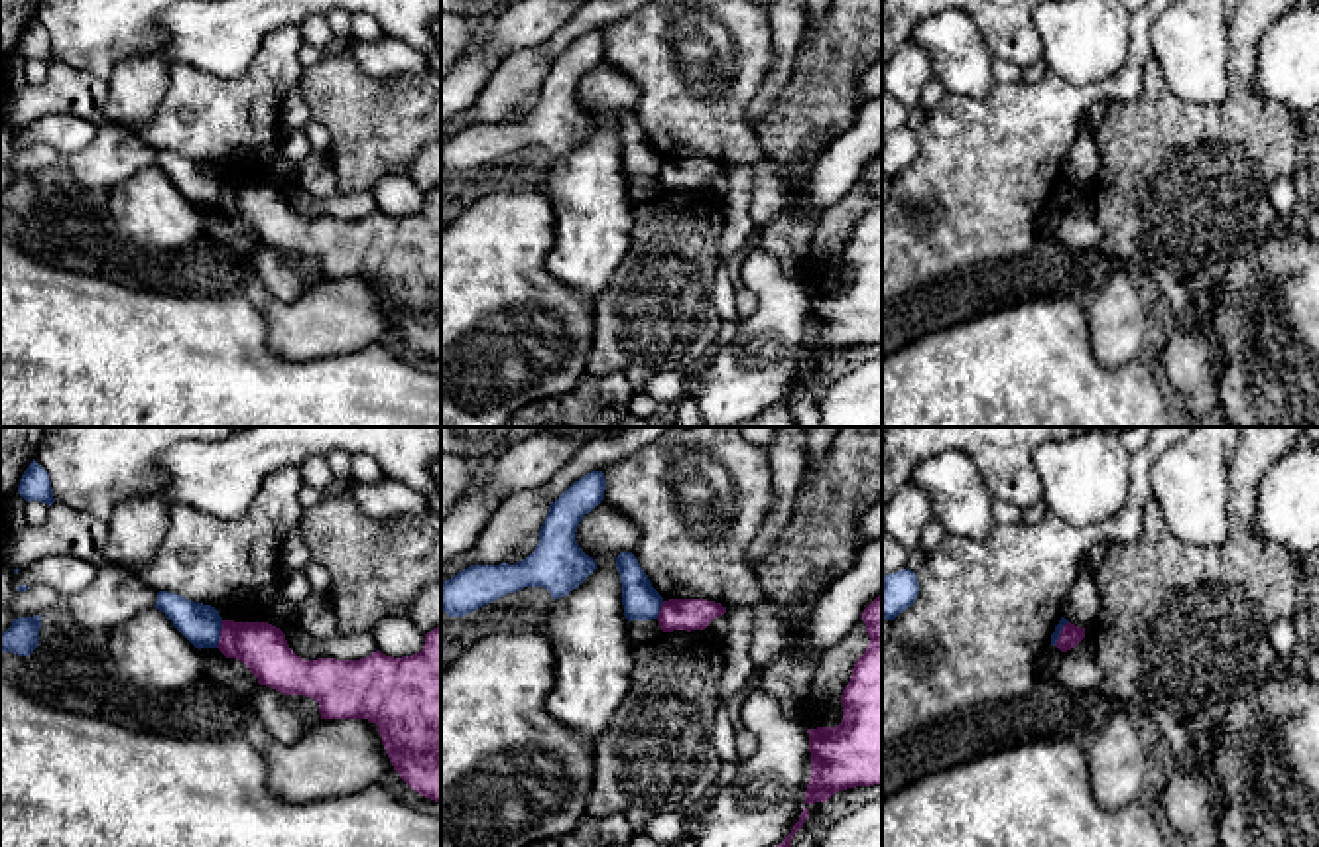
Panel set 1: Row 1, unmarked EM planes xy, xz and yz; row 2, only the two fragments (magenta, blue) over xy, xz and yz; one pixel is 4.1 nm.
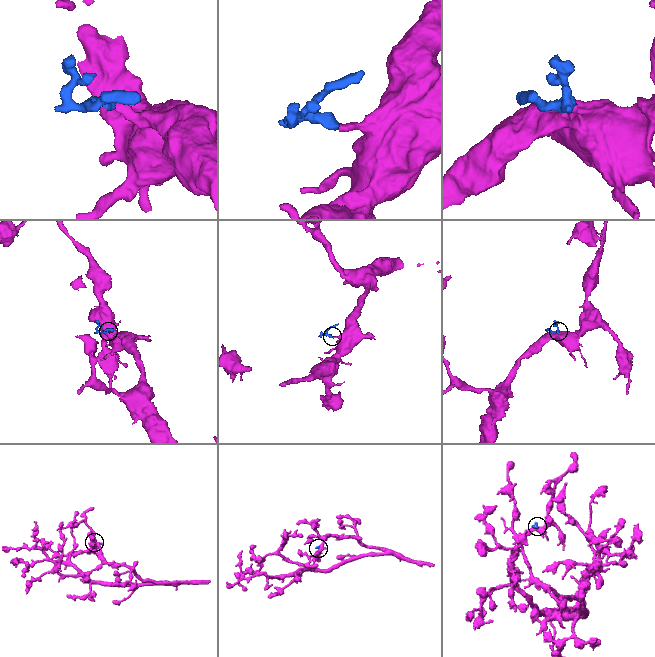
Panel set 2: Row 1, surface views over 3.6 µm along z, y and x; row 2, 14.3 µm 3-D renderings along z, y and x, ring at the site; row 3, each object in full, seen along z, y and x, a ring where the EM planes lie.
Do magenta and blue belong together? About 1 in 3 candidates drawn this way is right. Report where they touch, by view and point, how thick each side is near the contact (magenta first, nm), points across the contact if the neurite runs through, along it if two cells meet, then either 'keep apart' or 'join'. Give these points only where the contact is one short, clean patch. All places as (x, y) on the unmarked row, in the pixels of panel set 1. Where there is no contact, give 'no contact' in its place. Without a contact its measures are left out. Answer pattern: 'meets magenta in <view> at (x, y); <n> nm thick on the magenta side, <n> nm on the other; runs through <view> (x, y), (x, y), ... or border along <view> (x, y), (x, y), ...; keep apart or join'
meets magenta in xy at (221, 194); 190 nm thick on the magenta side, 170 nm on the other; border along xy (223, 180), (215, 205); keep apart

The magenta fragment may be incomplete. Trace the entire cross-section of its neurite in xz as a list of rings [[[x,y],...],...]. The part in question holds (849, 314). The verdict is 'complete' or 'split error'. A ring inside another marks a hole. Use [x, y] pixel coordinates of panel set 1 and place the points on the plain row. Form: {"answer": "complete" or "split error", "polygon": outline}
{"answer": "complete", "polygon": [[[882,152],[864,167],[870,203],[843,248],[837,286],[807,288],[811,337],[805,362],[835,351],[882,343]]]}

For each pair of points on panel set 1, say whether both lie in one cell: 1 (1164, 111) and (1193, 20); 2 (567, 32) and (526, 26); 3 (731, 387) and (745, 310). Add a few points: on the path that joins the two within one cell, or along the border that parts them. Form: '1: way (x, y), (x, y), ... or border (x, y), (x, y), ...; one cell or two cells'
1: border (1152, 54), (1164, 81), (1180, 97), (1215, 105); two cells
2: border (569, 20), (542, 46); two cells
3: border (745, 284), (756, 296), (756, 308), (713, 355); two cells

